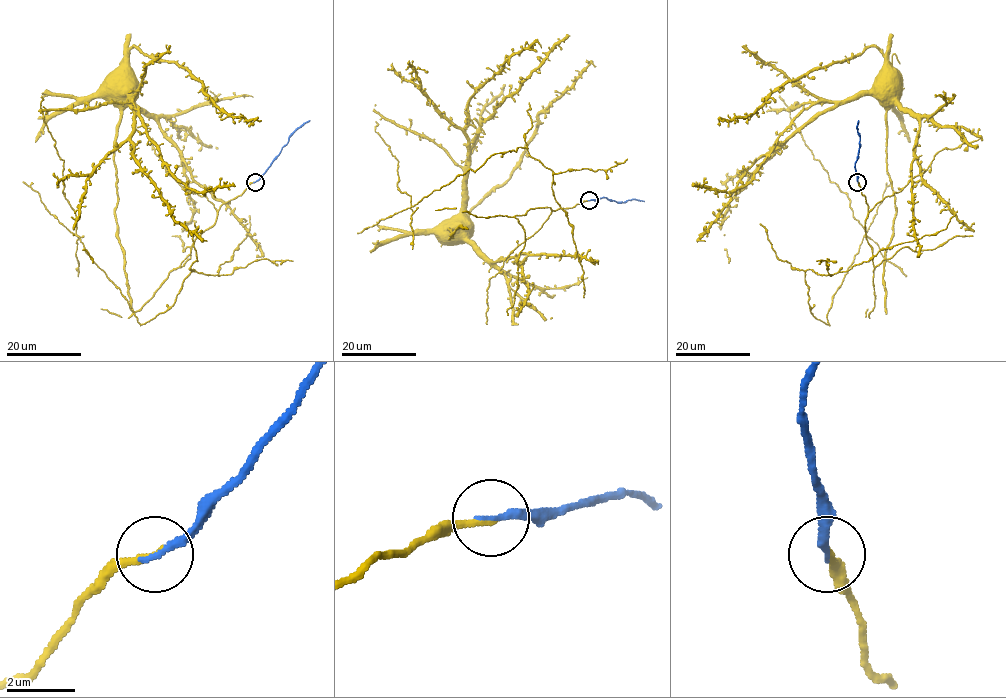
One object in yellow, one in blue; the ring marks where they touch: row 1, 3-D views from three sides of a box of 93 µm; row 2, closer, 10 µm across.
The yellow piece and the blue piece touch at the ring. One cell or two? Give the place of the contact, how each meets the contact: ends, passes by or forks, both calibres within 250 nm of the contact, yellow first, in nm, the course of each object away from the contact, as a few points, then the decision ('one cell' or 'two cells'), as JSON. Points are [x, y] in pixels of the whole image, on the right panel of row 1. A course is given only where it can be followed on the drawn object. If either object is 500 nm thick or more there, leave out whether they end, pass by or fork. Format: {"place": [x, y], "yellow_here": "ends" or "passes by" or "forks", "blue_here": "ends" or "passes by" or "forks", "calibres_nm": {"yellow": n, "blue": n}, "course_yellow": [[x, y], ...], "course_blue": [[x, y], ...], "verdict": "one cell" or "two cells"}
{"place": [857, 182], "yellow_here": "ends", "blue_here": "ends", "calibres_nm": {"yellow": 200, "blue": 220}, "course_yellow": [[857, 181], [874, 265], [968, 228], [921, 174], [919, 122], [897, 100], [891, 74]], "course_blue": [[857, 181], [858, 120]], "verdict": "one cell"}

